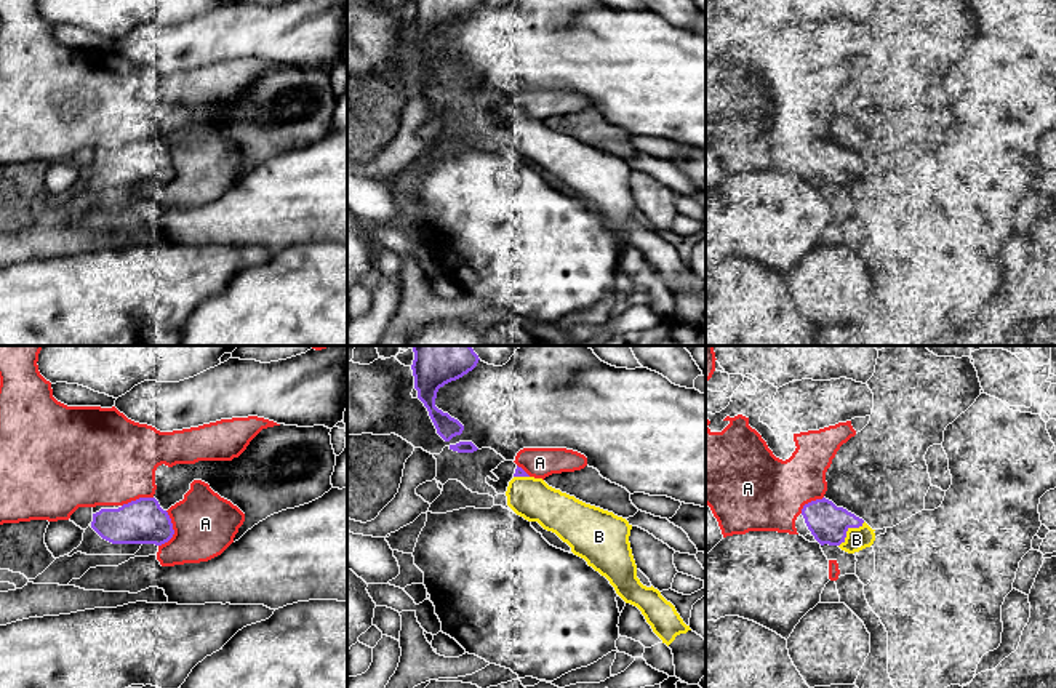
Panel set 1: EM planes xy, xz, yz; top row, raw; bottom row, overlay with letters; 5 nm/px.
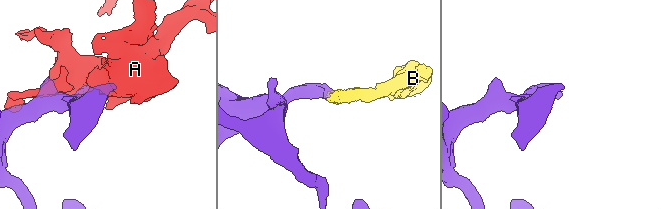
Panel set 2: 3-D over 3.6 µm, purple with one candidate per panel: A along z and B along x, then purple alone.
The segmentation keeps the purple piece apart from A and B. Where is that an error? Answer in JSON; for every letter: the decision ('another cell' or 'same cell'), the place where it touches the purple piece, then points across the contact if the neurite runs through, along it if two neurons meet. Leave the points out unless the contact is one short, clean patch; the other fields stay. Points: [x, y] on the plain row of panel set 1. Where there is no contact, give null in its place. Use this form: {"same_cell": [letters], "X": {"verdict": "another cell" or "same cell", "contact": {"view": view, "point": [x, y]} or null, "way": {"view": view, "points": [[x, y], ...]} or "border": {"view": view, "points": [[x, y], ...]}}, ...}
{"same_cell": ["B"], "A": {"verdict": "another cell", "contact": {"view": "xy", "point": [173, 172]}}, "B": {"verdict": "same cell", "contact": {"view": "yz", "point": [847, 172]}}}

